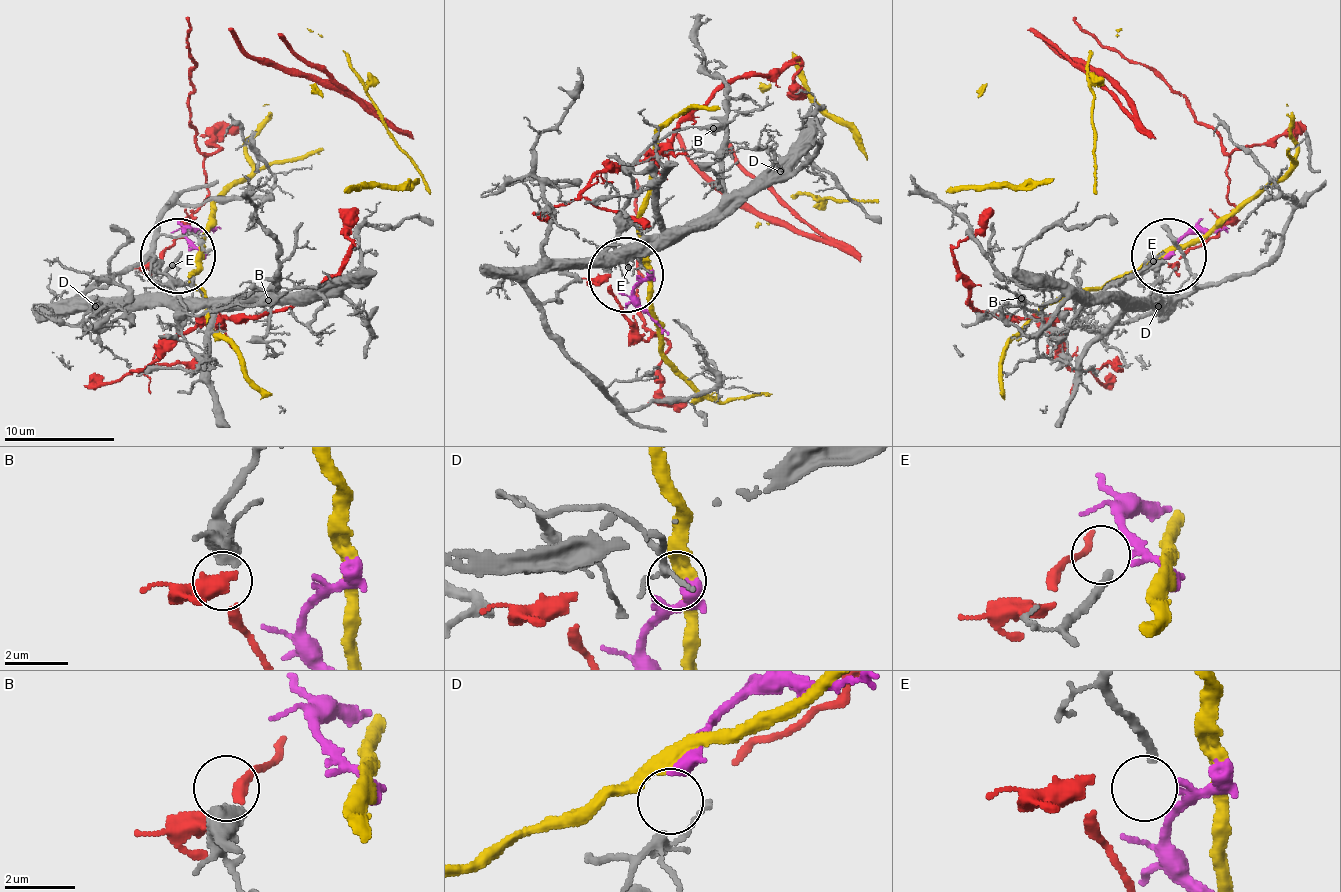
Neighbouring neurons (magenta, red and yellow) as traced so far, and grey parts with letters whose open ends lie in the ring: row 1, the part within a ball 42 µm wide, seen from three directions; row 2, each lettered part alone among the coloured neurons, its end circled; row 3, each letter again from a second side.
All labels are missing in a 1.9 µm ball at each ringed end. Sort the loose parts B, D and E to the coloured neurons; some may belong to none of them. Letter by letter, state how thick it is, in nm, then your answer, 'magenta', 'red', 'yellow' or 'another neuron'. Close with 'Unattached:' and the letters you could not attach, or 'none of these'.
B: calibre 500 nm; another neuron
D: calibre 160 nm; magenta
E: calibre 240 nm; another neuron
Unattached: B, E

